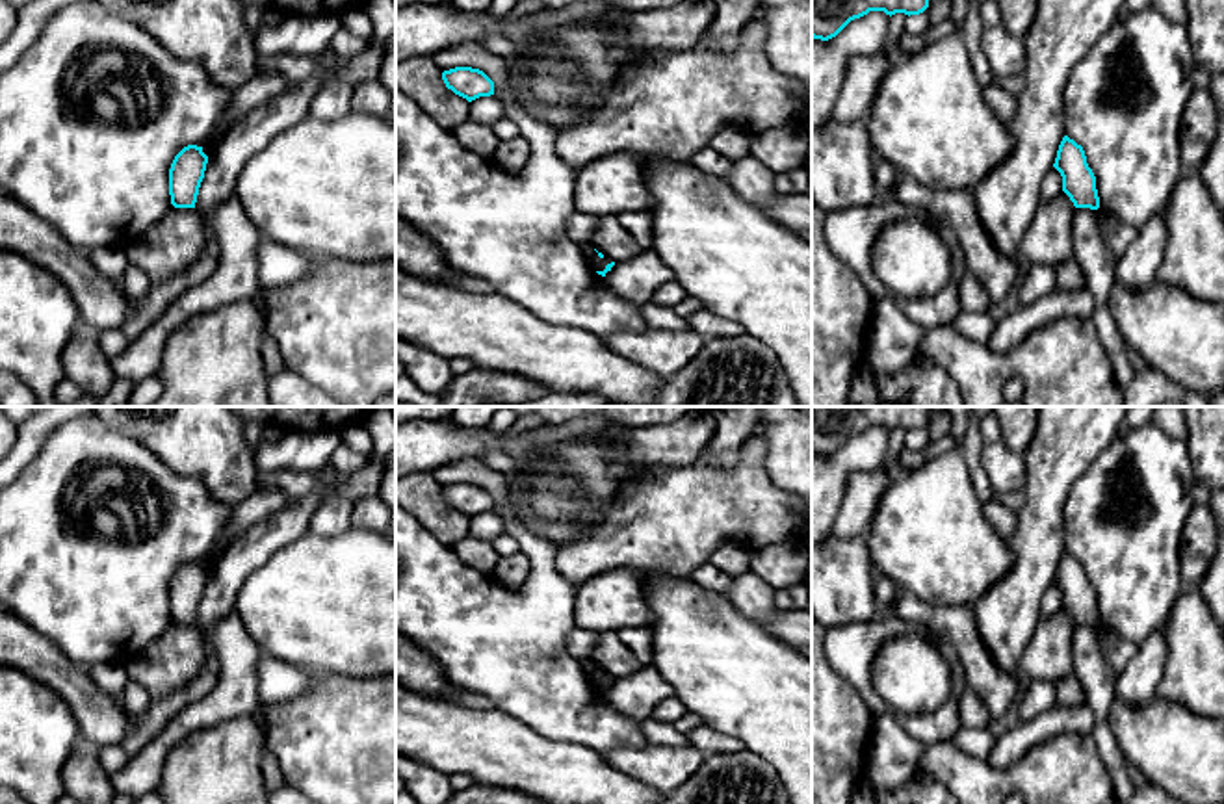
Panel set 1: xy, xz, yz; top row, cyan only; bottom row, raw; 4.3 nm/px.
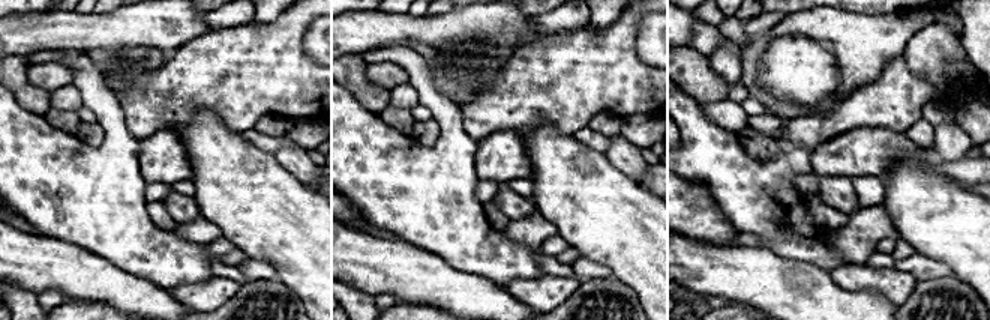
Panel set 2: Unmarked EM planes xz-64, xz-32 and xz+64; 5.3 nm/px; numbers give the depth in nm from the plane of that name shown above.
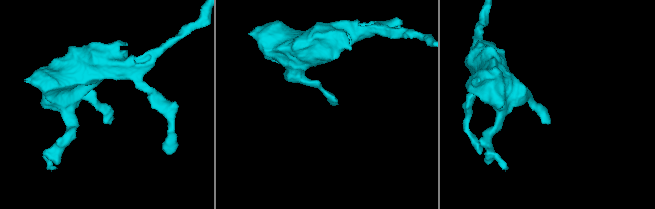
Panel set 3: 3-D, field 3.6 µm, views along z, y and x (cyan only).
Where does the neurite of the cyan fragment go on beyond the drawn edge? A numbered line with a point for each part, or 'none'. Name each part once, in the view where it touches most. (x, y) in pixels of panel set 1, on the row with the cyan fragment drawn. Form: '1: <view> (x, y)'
none

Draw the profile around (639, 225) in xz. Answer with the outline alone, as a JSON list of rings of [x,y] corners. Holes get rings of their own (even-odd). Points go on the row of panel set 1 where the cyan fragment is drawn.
[[[626,212],[619,215],[620,227],[645,249],[652,245],[652,212]]]

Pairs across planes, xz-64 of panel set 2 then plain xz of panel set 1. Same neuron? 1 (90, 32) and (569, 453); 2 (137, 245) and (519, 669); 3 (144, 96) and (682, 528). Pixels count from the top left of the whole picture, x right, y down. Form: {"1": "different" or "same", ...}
{"1": "different", "2": "same", "3": "same"}

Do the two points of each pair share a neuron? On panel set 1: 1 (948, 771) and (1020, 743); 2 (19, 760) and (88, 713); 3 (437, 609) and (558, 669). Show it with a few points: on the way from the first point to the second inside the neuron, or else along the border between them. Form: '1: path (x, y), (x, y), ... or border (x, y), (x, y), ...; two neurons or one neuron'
1: border (1028, 749), (1005, 767), (990, 767), (985, 762); two neurons
2: border (49, 687), (67, 706), (82, 743); two neurons
3: path (467, 621), (491, 641), (504, 643), (528, 667); one neuron

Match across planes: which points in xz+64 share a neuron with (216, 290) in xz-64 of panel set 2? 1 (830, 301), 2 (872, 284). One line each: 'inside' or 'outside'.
1: outside
2: inside

